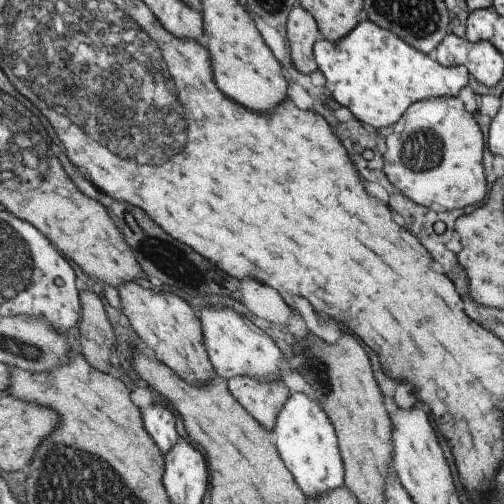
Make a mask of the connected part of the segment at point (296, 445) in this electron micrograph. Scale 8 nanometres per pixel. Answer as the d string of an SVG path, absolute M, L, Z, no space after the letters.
M304 393L291 394L272 430L278 452L308 500L345 486L345 468L334 425L328 415Z

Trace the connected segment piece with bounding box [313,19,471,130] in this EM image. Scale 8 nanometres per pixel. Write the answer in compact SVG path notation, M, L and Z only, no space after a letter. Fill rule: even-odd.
M370 19L359 21L340 41L316 41L313 53L318 68L326 77L329 94L342 106L346 106L355 118L364 126L374 130L381 126L390 126L400 120L406 109L415 102L436 97L456 97L462 87L468 85L471 75L466 66L442 66L437 60L409 45L390 30L378 26Z

